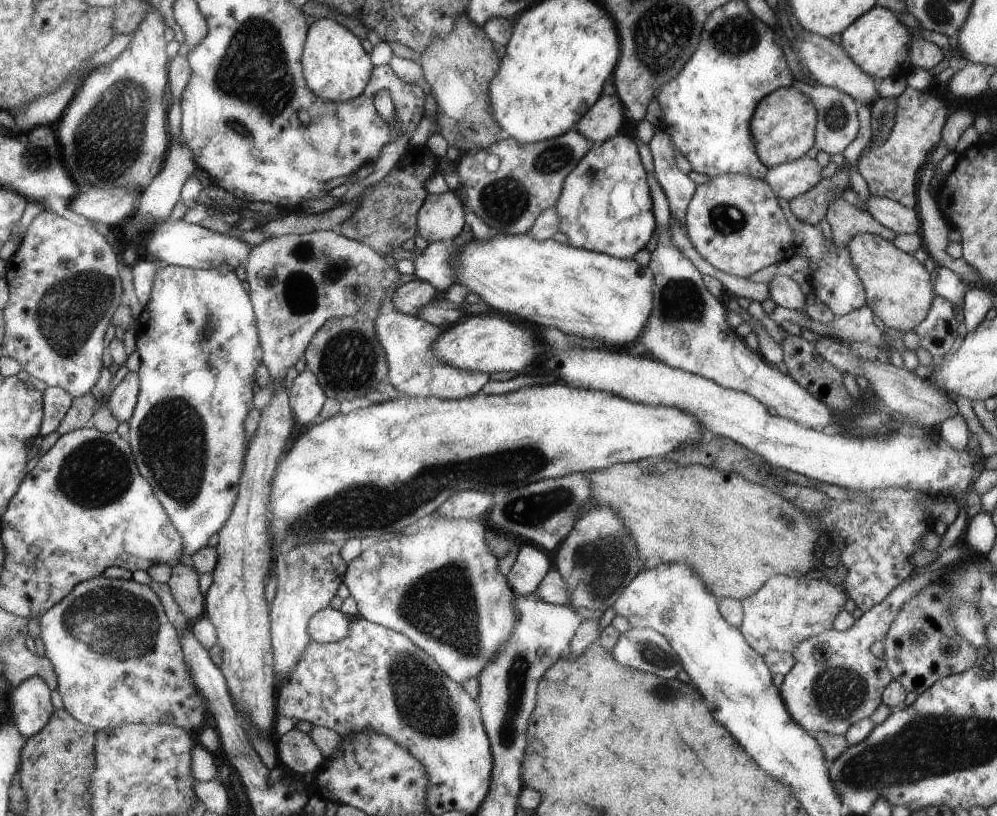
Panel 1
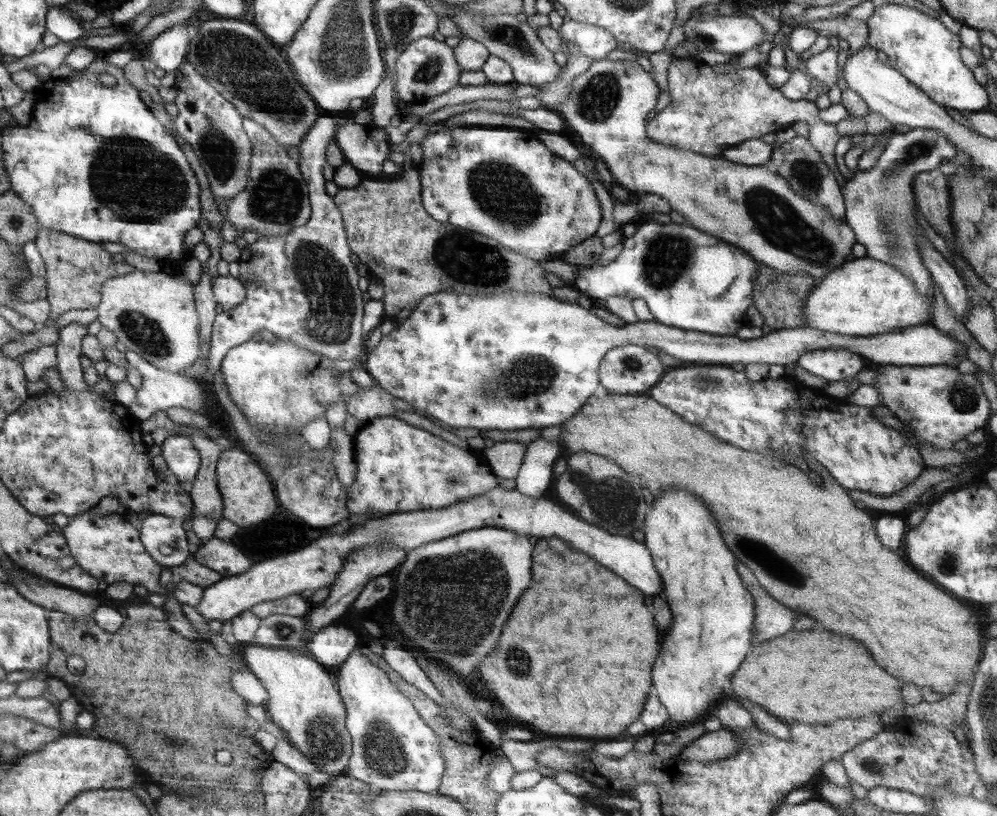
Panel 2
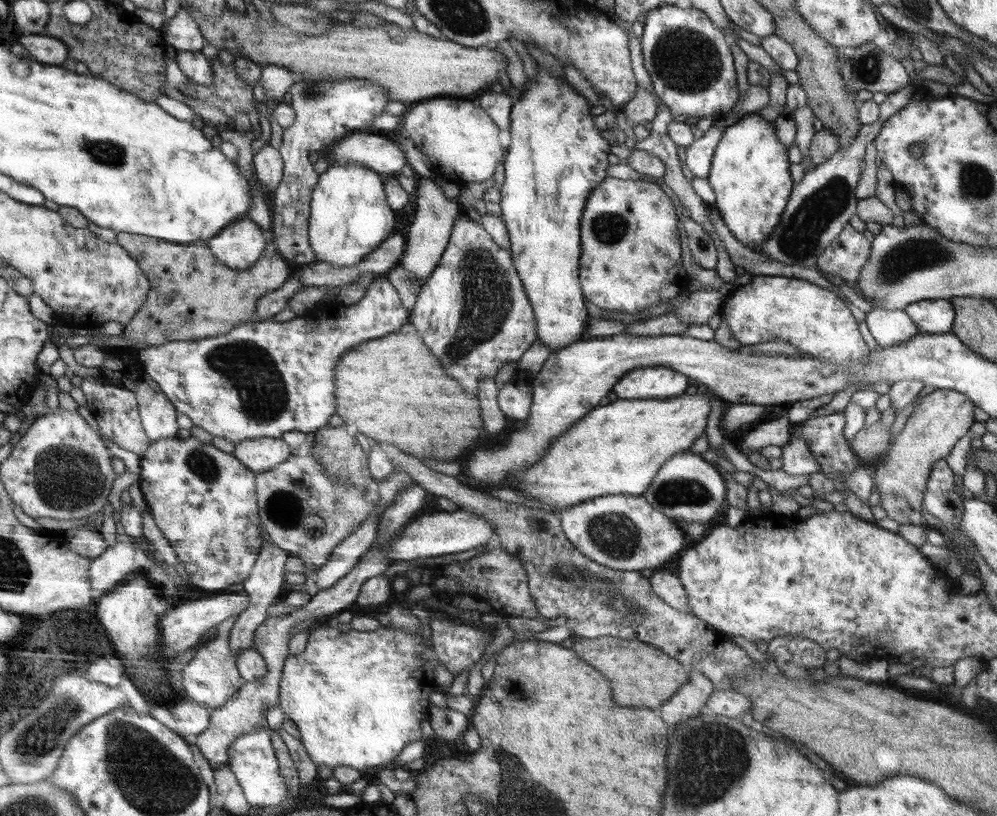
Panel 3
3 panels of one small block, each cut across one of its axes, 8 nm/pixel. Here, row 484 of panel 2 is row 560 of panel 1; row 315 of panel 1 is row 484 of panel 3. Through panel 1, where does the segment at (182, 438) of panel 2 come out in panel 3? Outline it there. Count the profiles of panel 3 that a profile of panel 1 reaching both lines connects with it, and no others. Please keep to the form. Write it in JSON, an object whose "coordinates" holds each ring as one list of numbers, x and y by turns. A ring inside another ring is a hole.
{"coordinates":[[192,436,151,441,140,457,138,486,144,495,147,510,163,536,174,547,176,559,188,571,188,582,194,589,224,592,230,584,242,584,250,576,262,548,259,494,258,488,254,488,254,471,240,459,236,460,234,454,228,454,212,442,201,442]]}

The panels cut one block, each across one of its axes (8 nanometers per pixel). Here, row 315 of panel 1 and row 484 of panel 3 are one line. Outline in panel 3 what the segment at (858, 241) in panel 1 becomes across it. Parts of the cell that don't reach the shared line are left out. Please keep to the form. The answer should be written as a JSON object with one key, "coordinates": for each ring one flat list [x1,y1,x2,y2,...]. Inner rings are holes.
{"coordinates":[[937,389,918,404,908,417,902,431,894,438,888,455,882,456,873,469,873,482,880,494,880,506,888,518,898,524,922,526,922,494,927,490,928,474,938,460,946,459,948,453,975,422,975,405,954,390]]}

